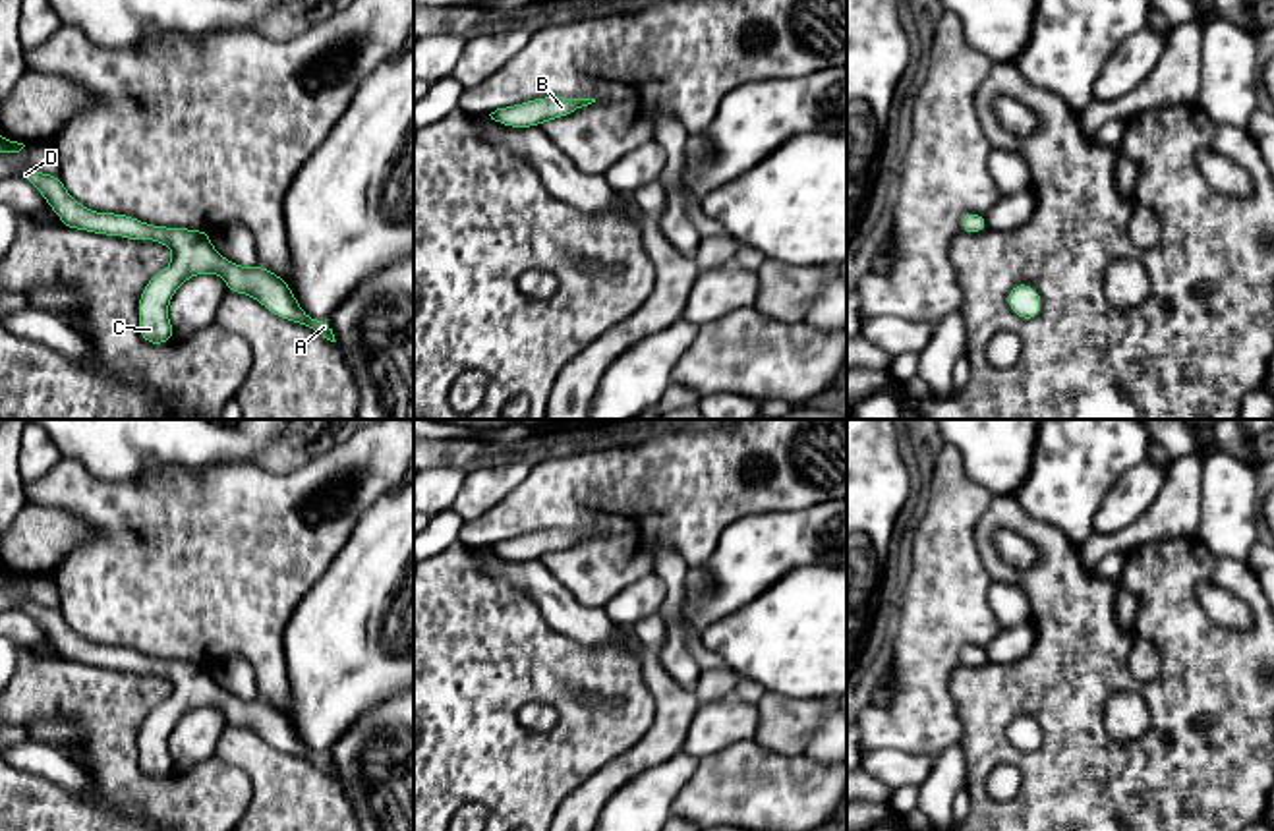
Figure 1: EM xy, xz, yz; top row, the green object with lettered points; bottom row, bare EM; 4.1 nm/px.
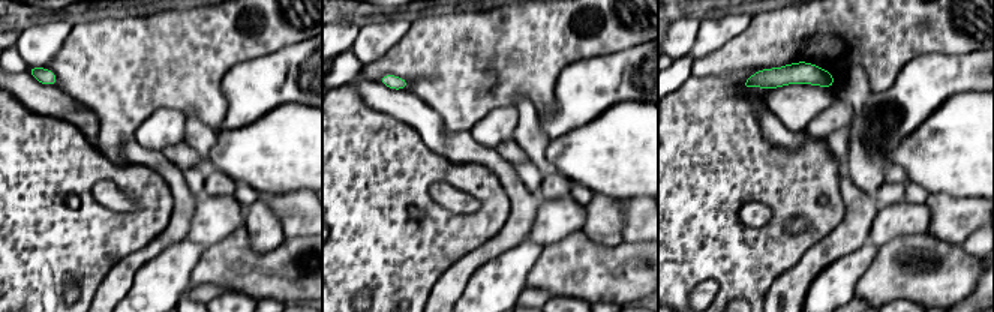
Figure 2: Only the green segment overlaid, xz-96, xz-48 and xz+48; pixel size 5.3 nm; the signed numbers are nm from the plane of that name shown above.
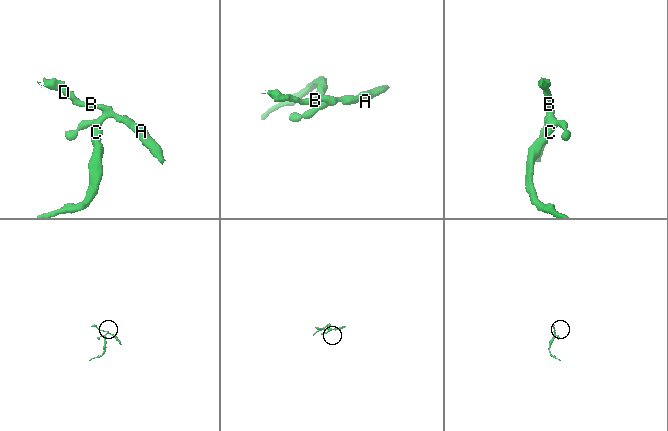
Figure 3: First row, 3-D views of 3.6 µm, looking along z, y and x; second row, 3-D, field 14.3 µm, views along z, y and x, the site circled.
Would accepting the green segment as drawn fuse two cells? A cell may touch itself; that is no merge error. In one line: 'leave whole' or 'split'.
leave whole

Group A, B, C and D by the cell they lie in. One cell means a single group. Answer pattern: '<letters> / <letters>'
A B C D

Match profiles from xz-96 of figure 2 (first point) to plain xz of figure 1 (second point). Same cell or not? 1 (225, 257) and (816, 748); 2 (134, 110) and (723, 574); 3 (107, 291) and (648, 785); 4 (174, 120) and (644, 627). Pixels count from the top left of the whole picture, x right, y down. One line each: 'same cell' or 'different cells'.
1: different cells
2: different cells
3: different cells
4: different cells

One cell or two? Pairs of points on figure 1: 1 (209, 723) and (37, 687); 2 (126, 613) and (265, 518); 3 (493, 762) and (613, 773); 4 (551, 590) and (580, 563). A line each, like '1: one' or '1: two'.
1: two
2: one
3: two
4: two

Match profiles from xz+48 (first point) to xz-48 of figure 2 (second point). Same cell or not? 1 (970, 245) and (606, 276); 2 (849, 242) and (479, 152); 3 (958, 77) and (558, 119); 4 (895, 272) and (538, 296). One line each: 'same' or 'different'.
1: different
2: same
3: same
4: different

